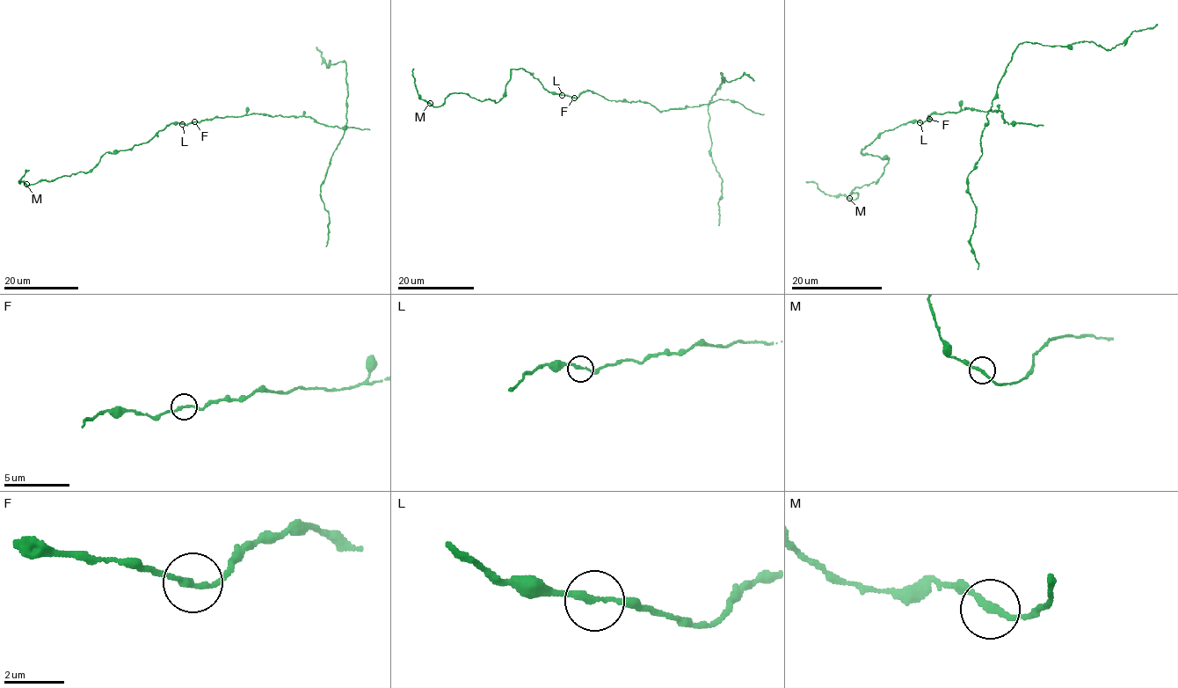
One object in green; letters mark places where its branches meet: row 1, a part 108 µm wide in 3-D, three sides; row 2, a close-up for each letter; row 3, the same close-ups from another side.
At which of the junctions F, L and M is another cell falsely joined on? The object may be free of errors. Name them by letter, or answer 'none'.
none

